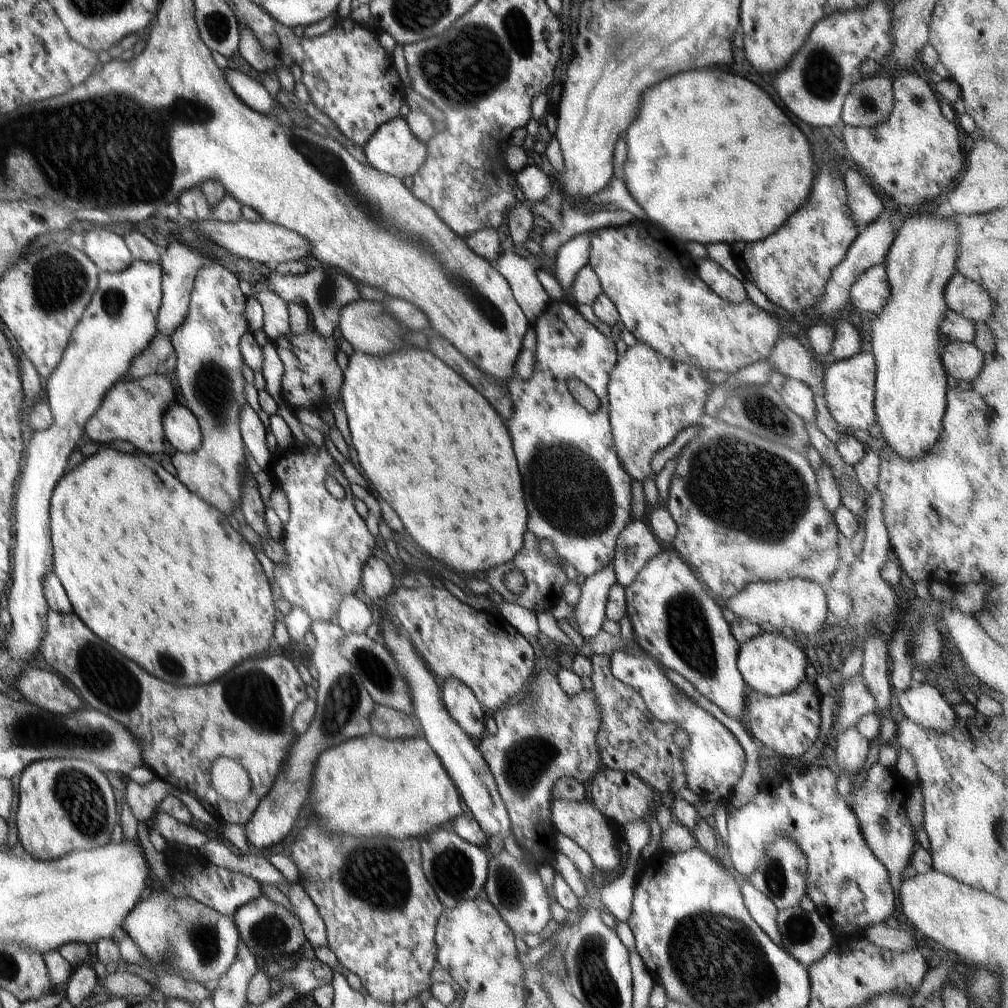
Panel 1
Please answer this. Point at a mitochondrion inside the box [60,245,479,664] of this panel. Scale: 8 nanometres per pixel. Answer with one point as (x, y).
(213, 388)

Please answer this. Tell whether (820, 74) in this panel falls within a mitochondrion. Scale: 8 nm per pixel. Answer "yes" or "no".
yes

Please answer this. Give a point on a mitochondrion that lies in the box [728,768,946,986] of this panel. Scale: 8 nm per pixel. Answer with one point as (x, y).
(800, 928)

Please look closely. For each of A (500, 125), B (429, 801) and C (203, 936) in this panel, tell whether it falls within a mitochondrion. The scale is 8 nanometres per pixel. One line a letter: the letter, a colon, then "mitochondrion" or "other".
A: other
B: other
C: mitochondrion

